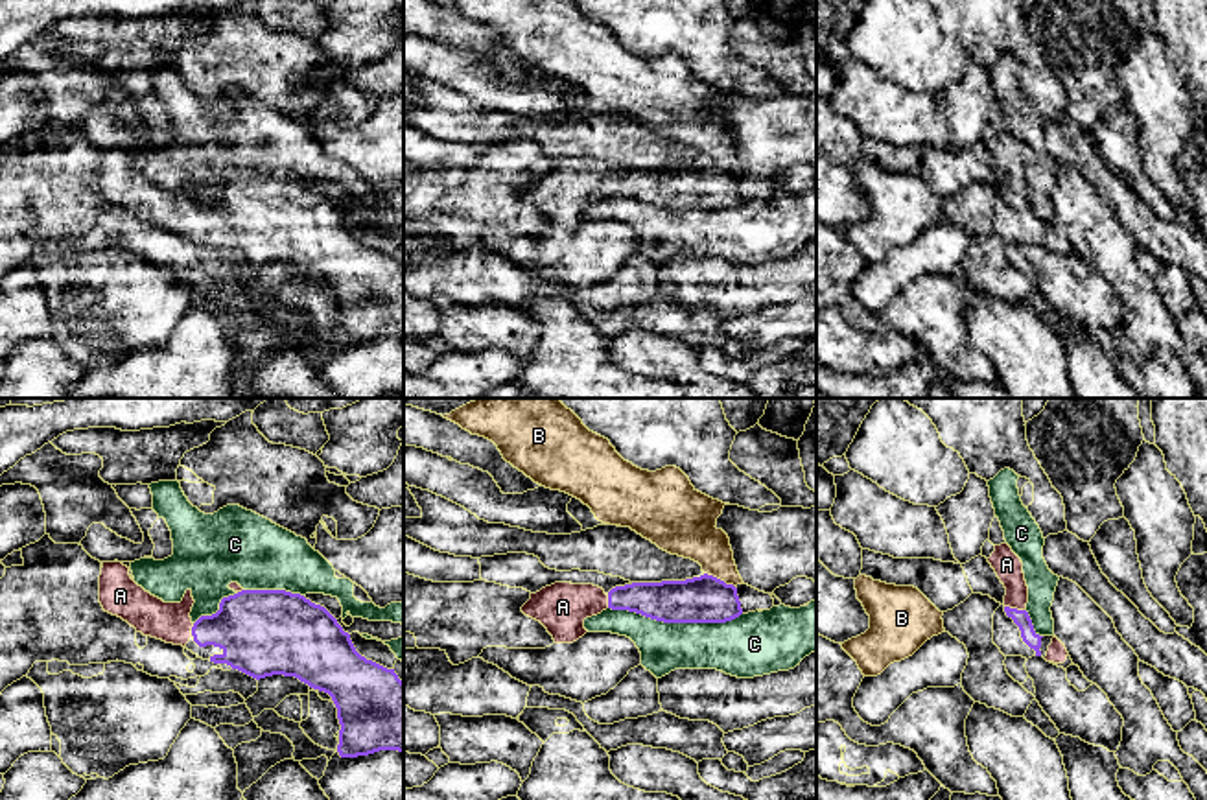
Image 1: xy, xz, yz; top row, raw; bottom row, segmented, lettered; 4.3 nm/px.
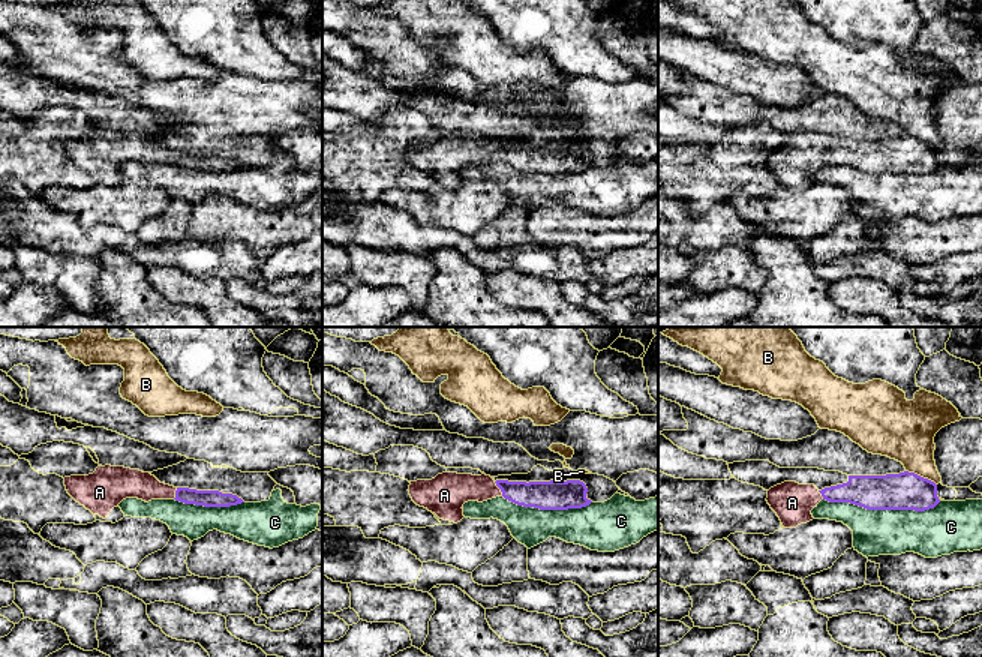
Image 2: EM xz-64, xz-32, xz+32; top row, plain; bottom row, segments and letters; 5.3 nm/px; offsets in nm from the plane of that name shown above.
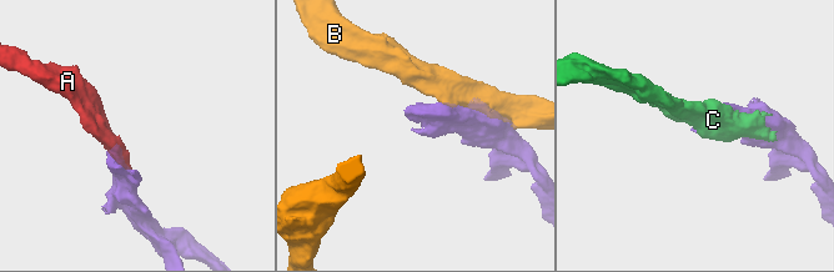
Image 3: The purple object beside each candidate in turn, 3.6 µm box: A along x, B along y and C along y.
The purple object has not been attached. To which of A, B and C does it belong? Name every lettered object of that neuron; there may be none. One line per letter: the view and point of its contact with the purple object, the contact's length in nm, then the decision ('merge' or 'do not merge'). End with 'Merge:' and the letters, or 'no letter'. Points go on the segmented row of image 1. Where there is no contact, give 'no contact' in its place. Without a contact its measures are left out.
A: yz (1014, 609) | 90 nm | merge
B: xz (719, 579) | 150 nm | do not merge
C: xz (675, 622) | 600 nm | do not merge
Merge: A

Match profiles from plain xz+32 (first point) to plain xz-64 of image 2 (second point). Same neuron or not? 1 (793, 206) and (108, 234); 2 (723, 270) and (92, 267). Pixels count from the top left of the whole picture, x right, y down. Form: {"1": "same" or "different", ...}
{"1": "different", "2": "same"}

